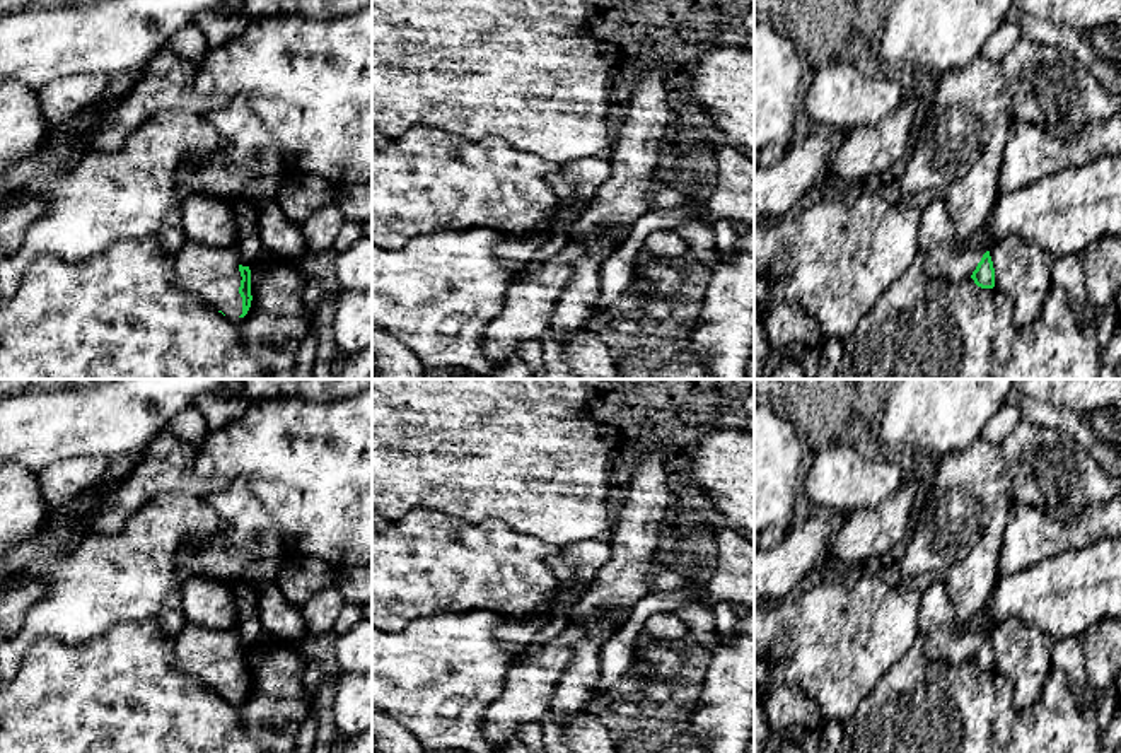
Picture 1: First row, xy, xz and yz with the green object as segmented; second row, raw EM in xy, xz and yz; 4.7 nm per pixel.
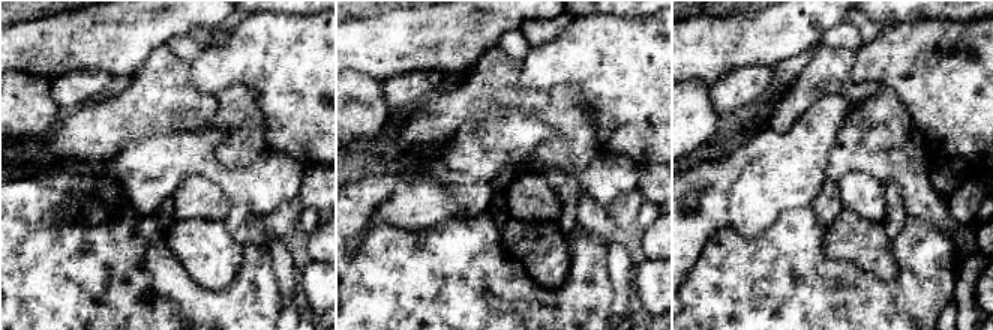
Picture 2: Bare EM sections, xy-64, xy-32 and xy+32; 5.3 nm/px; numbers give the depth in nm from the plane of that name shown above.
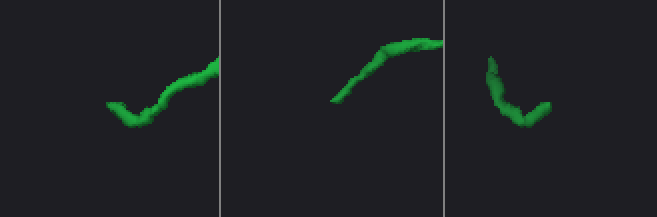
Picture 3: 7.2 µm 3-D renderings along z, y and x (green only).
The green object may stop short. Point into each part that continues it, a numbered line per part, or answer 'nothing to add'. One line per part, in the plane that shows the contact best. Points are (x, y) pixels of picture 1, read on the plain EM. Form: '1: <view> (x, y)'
1: xy (212, 656)

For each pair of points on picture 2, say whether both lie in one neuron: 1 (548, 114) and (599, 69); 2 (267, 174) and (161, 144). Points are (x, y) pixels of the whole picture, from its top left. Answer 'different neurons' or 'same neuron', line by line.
1: different neurons
2: same neuron

